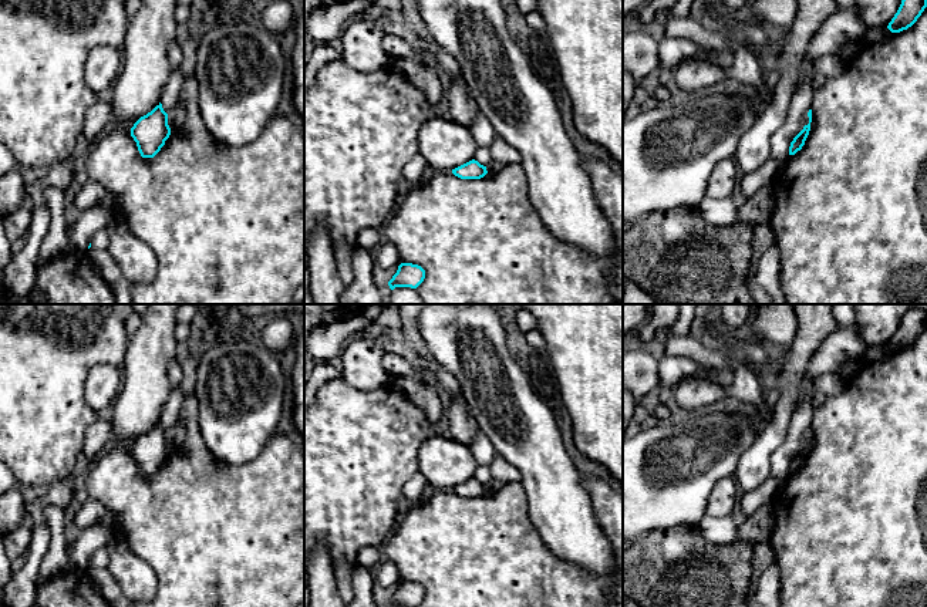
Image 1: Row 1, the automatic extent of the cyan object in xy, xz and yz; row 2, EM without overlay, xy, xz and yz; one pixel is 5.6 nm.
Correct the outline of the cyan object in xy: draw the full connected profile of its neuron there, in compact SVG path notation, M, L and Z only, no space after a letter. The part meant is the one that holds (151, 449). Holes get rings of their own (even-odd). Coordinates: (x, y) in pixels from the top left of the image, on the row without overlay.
M161 421L151 431L141 435L131 446L131 455L136 461L142 476L154 476L169 453L168 432Z

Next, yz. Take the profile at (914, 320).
M910 307L903 316L900 326L889 341L887 347L891 351L907 348L917 340L926 326L927 313L920 308Z

